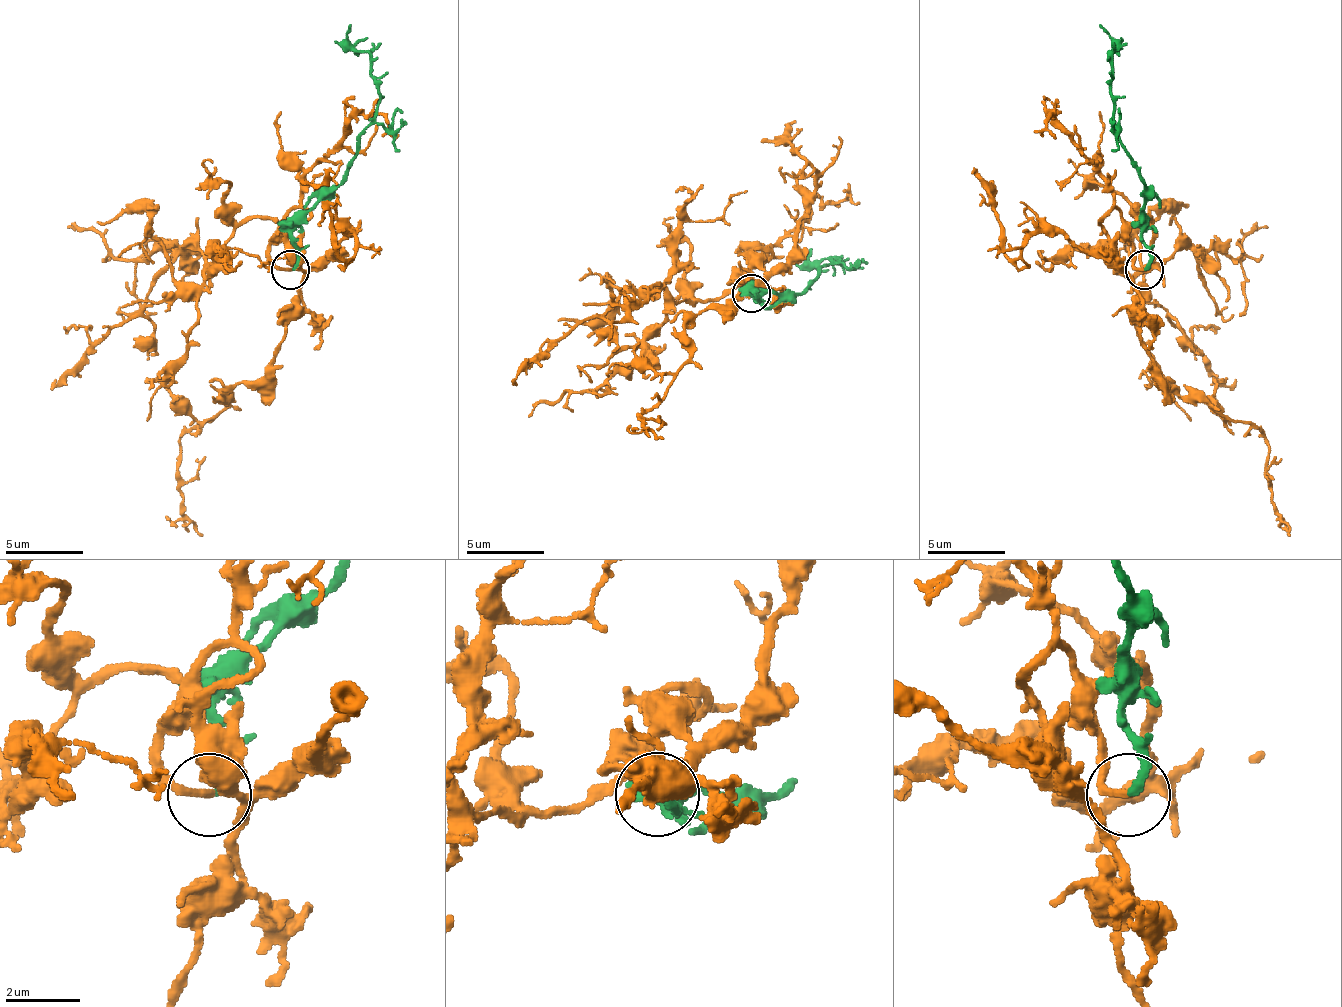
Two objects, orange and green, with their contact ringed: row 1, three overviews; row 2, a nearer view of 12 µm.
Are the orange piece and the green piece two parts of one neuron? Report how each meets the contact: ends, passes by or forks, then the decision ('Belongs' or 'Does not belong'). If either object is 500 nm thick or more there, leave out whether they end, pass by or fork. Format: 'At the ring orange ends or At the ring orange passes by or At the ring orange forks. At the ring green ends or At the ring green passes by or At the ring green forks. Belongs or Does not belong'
At the ring orange ends. At the ring green ends. Belongs

